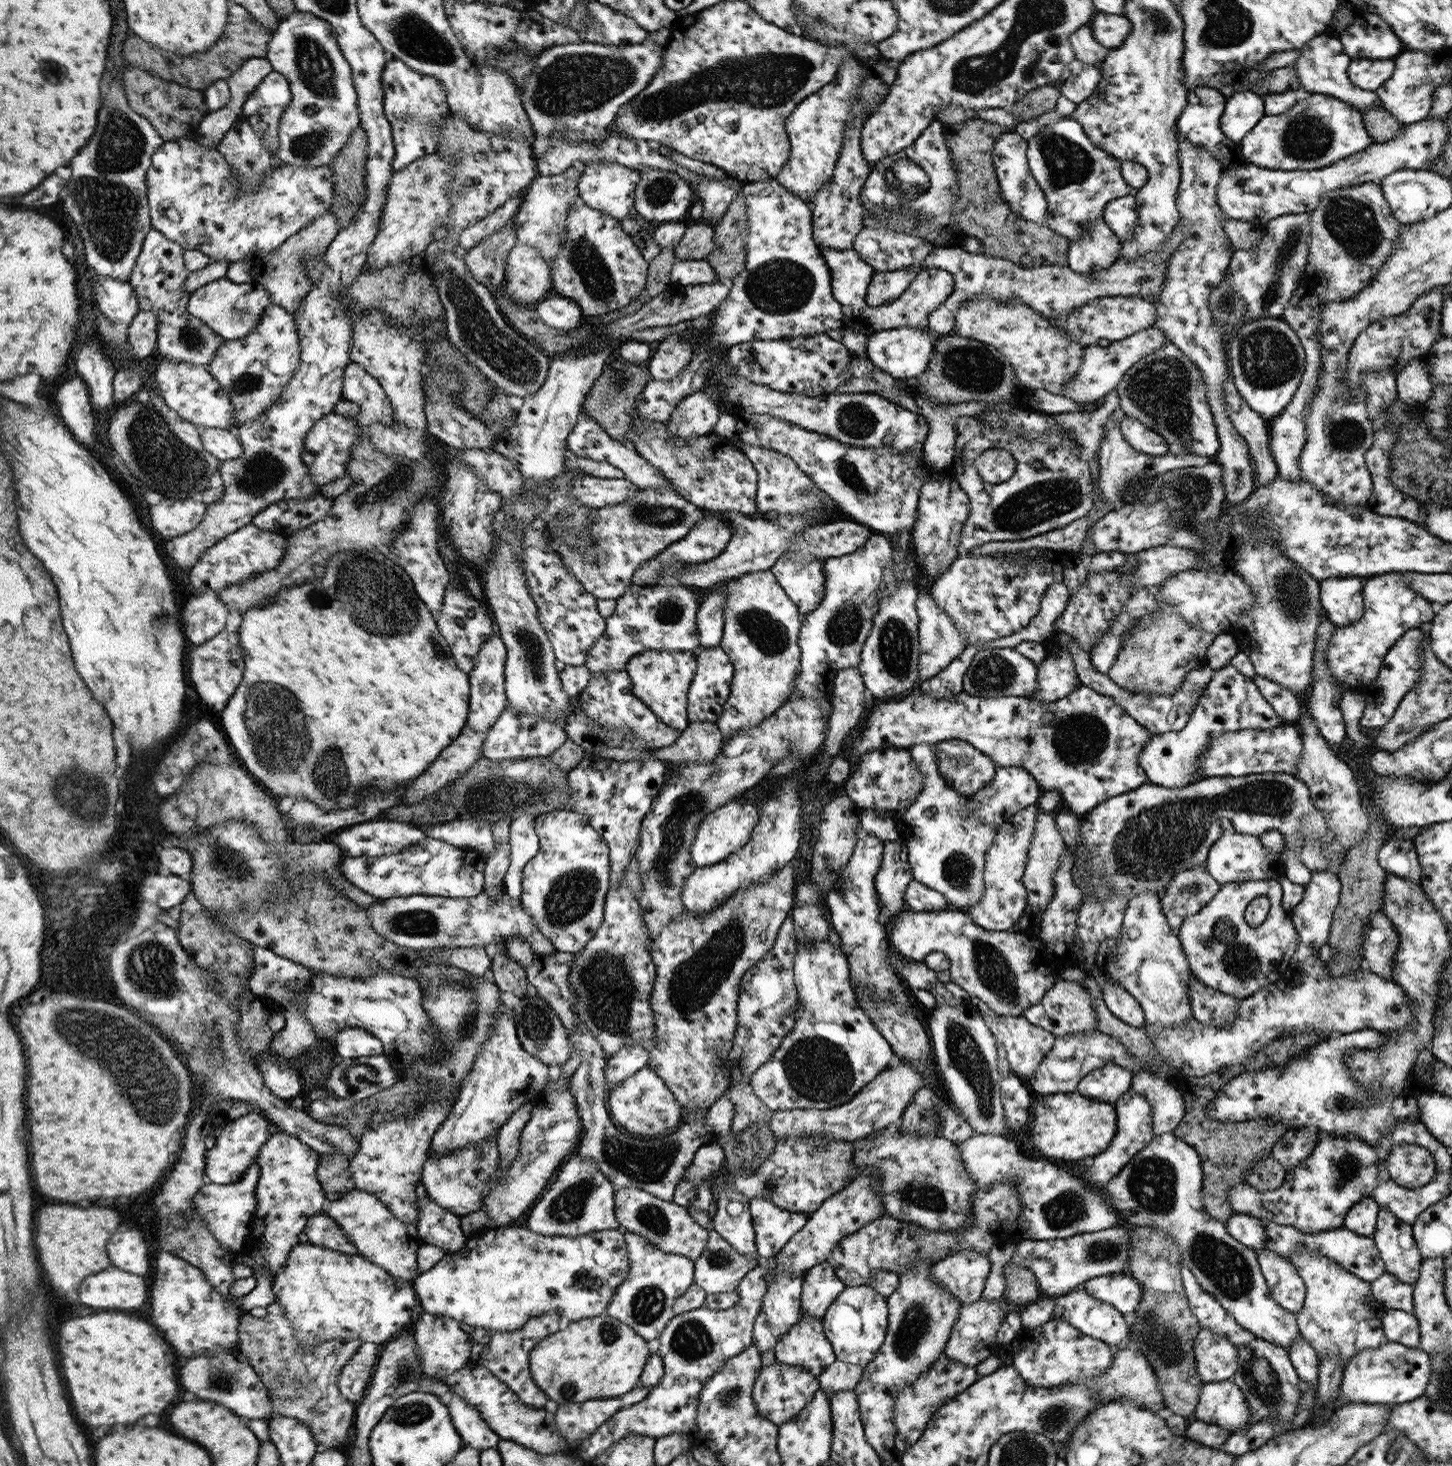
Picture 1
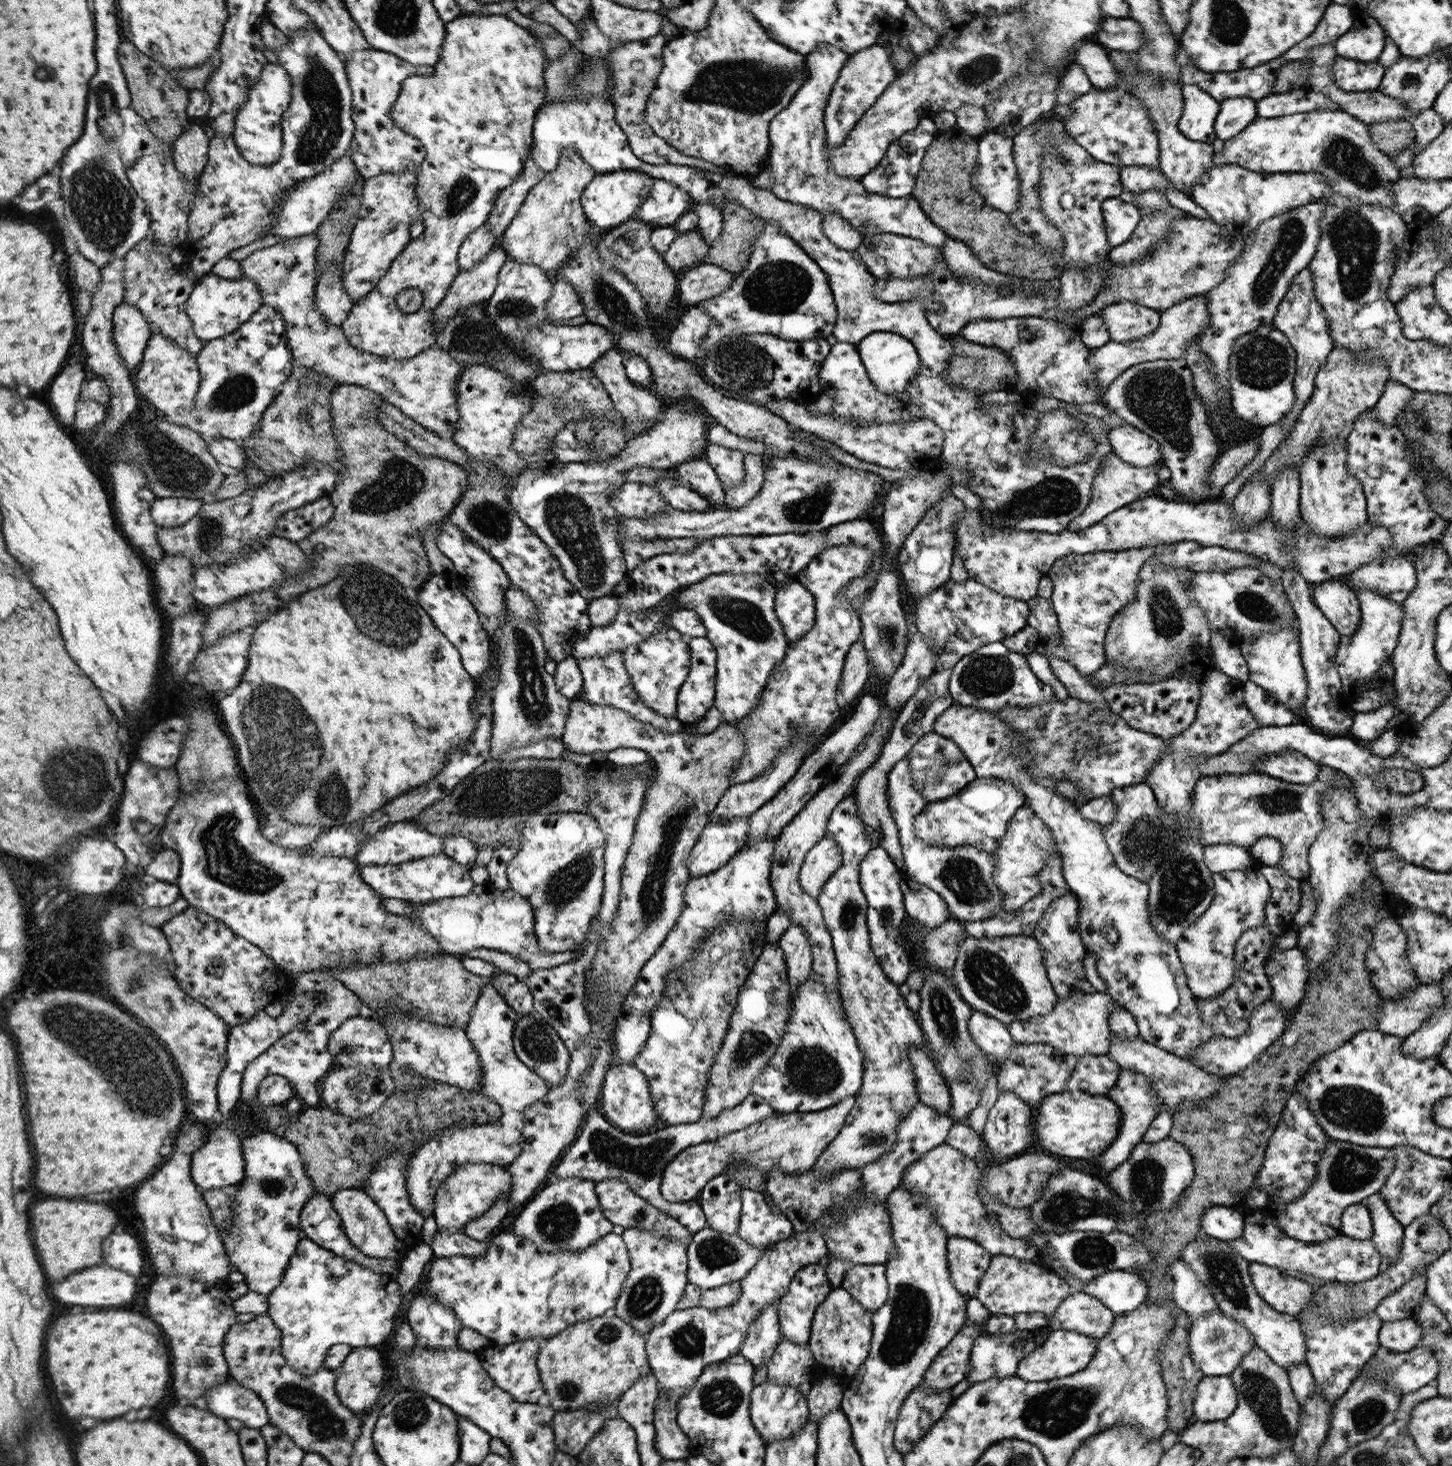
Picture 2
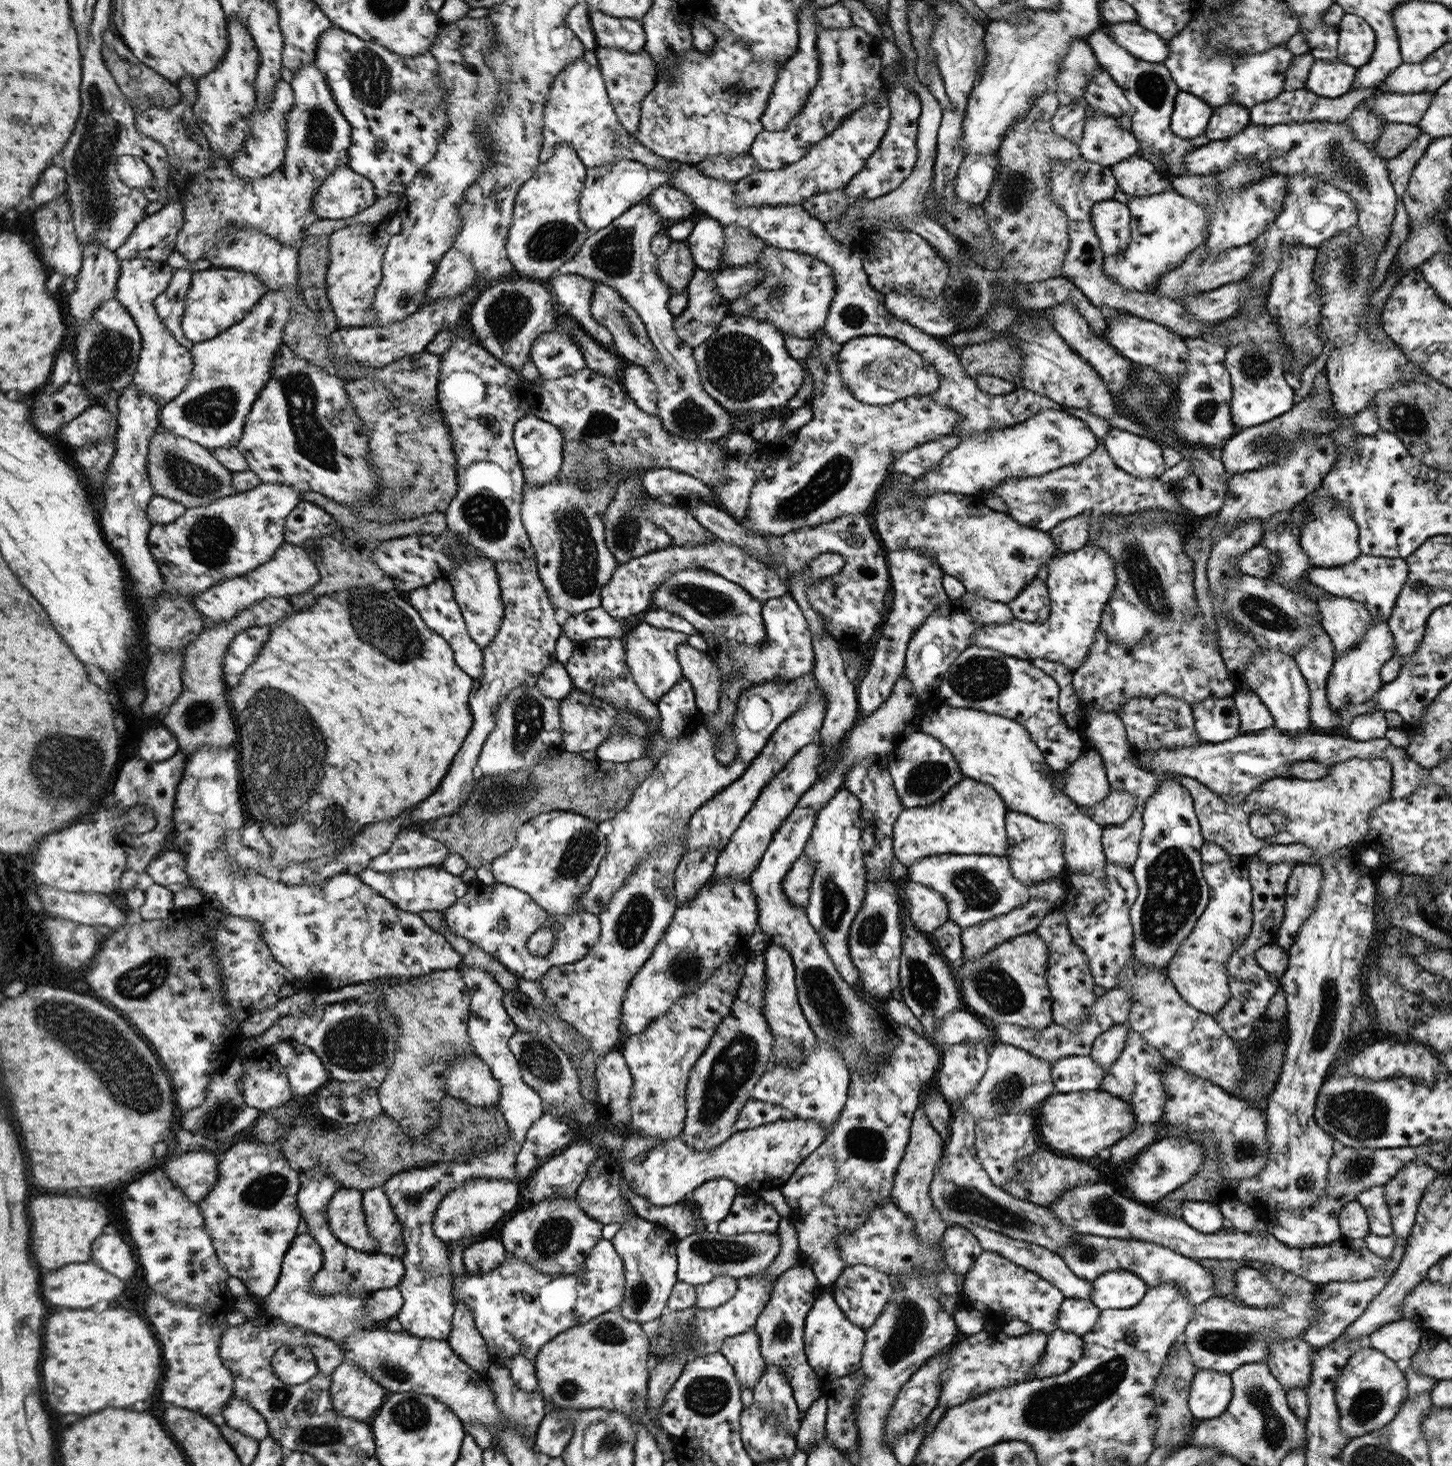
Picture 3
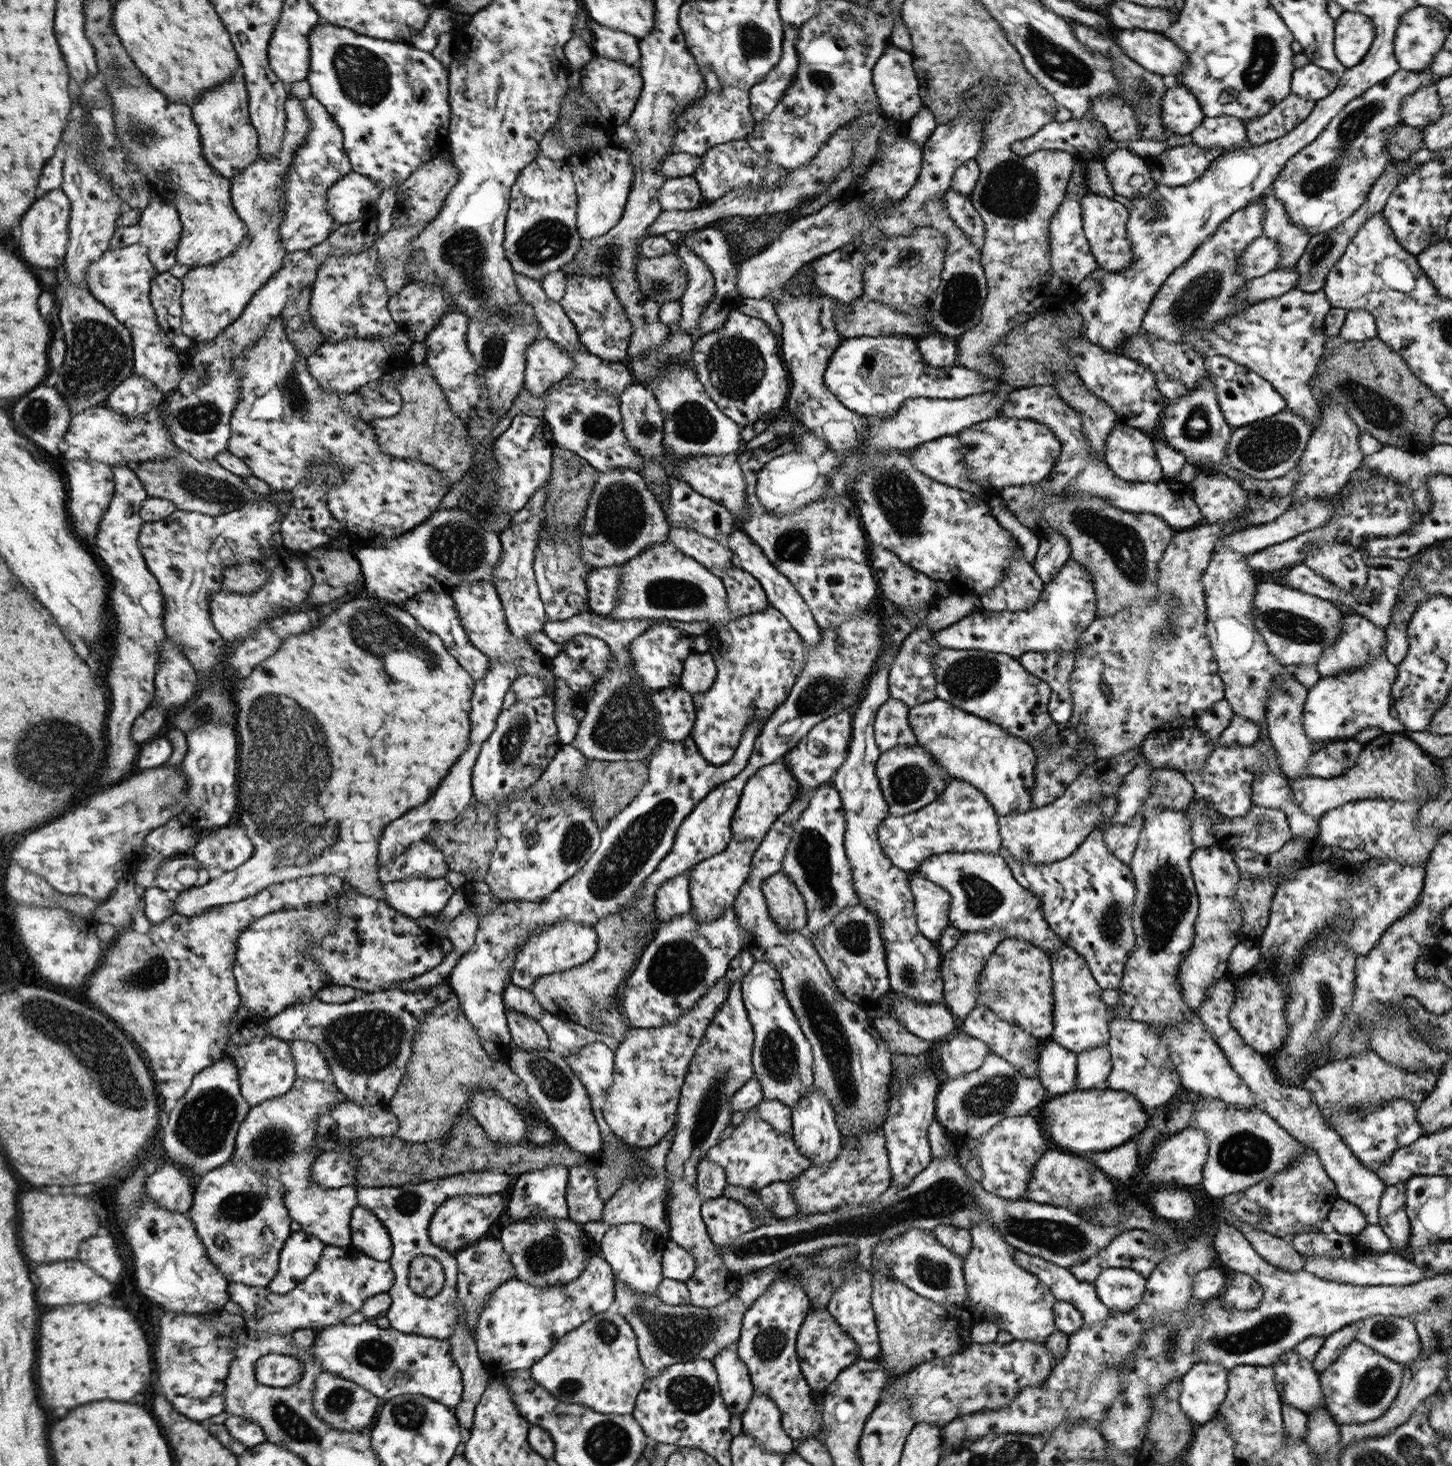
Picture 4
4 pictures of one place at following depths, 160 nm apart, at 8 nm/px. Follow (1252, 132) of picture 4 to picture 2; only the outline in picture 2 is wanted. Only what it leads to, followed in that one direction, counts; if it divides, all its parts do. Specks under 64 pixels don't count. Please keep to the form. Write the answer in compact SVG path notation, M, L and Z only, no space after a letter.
M1304 87L1284 94L1272 92L1256 101L1256 107L1258 108L1258 117L1262 119L1314 111L1341 110L1338 104L1332 102L1324 94L1307 90Z

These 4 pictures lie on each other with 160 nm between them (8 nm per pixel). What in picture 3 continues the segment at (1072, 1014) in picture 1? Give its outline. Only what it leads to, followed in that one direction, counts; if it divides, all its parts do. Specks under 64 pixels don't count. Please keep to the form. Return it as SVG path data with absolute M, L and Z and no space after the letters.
M1118 986L1107 989L1106 993L1097 997L1097 1001L1088 1013L1087 1019L1083 1020L1075 1030L1064 1028L1053 1022L1042 1030L1024 1028L1017 1024L997 1024L994 1030L996 1040L1004 1044L1011 1044L1016 1048L1025 1050L1028 1054L1046 1061L1056 1061L1065 1056L1089 1056L1095 1038L1109 1028L1117 1024L1127 1023L1132 1010L1133 998L1130 991Z

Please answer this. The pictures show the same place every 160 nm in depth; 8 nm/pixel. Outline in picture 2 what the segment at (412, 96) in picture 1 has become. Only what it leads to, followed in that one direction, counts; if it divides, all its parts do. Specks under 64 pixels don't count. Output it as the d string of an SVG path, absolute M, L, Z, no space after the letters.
M376 49L351 52L351 55L348 55L343 63L346 64L347 76L350 76L351 91L355 98L354 120L356 132L348 156L358 166L359 174L366 179L370 179L380 174L394 174L402 169L414 171L426 158L426 146L423 145L423 142L418 137L404 132L404 129L400 128L395 123L395 120L392 120L392 107L398 102L399 96L402 94L402 84L408 77L431 75L435 71L435 67L432 65L413 65L399 56Z

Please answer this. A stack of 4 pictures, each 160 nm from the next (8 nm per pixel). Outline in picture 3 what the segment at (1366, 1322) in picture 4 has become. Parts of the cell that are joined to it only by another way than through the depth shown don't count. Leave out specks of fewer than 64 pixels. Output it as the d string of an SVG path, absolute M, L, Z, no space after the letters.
M1402 1318L1382 1325L1368 1337L1372 1348L1403 1365L1420 1352L1422 1331L1414 1321Z

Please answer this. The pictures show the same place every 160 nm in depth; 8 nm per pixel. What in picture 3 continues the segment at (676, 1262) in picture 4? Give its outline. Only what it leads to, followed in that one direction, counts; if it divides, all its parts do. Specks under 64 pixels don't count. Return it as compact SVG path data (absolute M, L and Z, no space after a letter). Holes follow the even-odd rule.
M961 1111L960 1116L953 1118L950 1124L950 1140L943 1146L941 1165L939 1168L937 1166L931 1180L929 1194L934 1209L940 1212L940 1217L946 1220L946 1224L964 1225L966 1222L972 1222L1008 1238L1031 1242L1060 1255L1065 1246L1075 1242L1078 1236L1076 1229L1058 1220L1048 1208L1011 1195L990 1180L978 1159L968 1153L976 1142L976 1126L975 1118L964 1111ZM706 1228L692 1233L686 1238L677 1242L676 1254L679 1263L678 1277L684 1281L696 1286L697 1284L706 1284L714 1277L729 1276L737 1279L761 1274L766 1268L770 1267L774 1260L779 1256L782 1250L781 1236L778 1232L769 1233L746 1233L741 1235L726 1236L720 1234L717 1230L710 1232Z

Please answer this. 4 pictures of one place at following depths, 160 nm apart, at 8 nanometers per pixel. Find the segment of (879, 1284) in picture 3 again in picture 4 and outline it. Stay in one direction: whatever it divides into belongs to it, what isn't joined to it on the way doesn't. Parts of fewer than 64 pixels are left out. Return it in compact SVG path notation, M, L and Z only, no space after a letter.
M861 1268L854 1280L847 1280L843 1283L843 1286L835 1292L835 1296L827 1306L827 1311L835 1317L840 1328L851 1337L852 1341L856 1341L856 1345L860 1349L859 1356L862 1359L871 1359L882 1350L882 1346L879 1344L876 1317L871 1307L872 1279L873 1276L870 1271Z

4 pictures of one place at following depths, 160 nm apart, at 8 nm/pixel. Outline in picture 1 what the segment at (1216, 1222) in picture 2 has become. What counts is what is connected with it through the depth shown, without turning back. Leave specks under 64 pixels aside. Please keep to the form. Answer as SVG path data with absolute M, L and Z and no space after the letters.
M1233 1213L1225 1220L1225 1225L1228 1234L1244 1244L1244 1246L1257 1252L1264 1250L1263 1246L1267 1241L1267 1234L1261 1219Z

